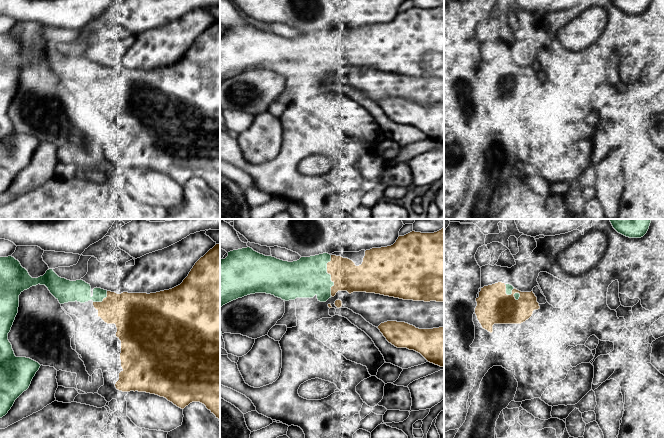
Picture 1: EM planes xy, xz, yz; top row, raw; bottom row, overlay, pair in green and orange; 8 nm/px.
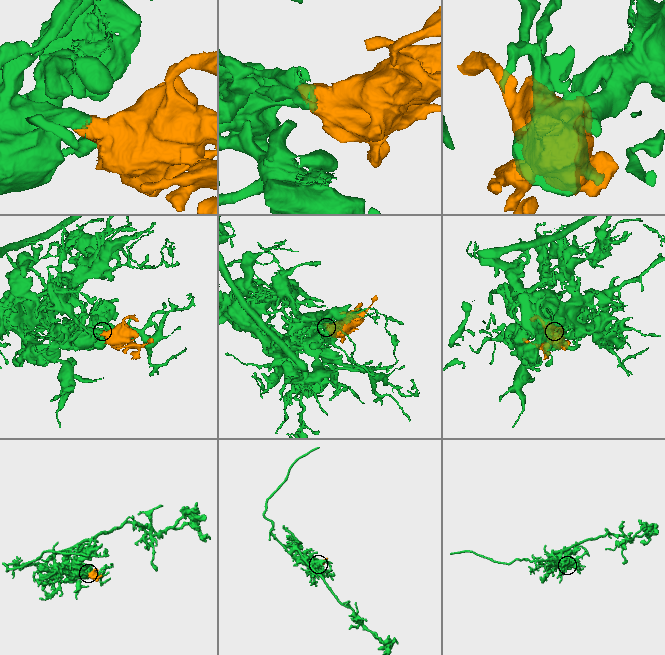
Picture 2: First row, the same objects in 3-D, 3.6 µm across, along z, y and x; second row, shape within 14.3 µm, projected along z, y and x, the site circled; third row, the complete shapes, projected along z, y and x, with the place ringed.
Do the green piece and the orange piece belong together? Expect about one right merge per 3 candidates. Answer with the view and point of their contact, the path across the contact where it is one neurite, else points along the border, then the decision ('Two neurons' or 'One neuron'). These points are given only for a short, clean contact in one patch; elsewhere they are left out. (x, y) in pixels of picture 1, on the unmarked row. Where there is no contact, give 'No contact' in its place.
Touches green at xz (330, 51). One neuron

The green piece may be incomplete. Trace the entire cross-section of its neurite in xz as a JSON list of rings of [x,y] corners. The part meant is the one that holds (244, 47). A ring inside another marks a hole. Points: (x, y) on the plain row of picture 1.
[[[444,3],[434,9],[412,7],[399,12],[391,22],[366,26],[363,38],[359,42],[348,34],[328,29],[288,38],[265,32],[250,23],[230,27],[225,35],[220,36],[220,84],[233,76],[255,69],[271,70],[285,77],[313,74],[316,71],[318,77],[326,78],[338,67],[347,67],[349,70],[375,69],[403,76],[444,78]]]

